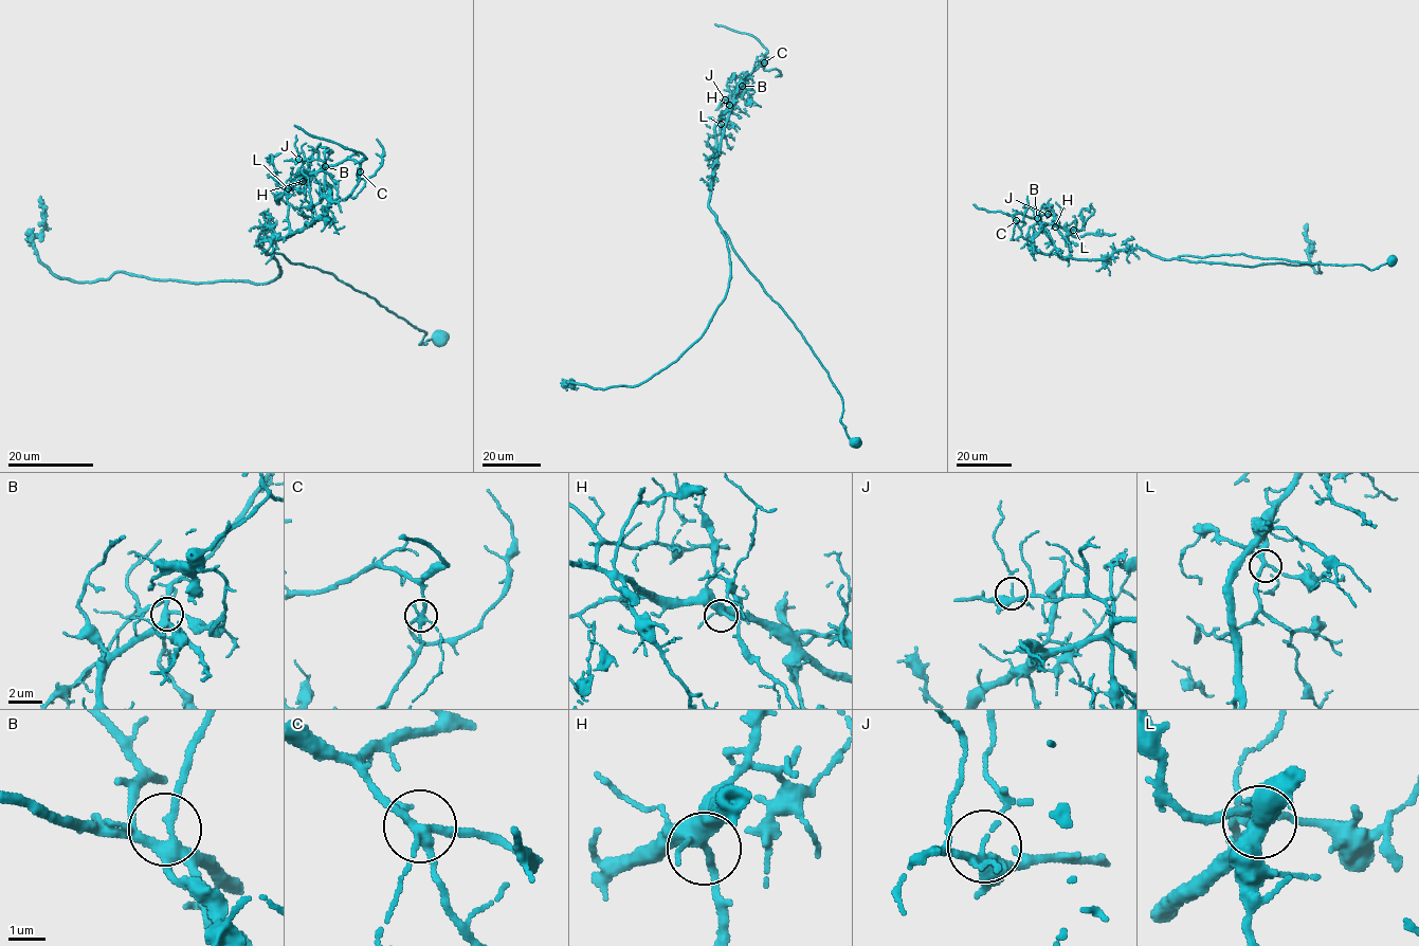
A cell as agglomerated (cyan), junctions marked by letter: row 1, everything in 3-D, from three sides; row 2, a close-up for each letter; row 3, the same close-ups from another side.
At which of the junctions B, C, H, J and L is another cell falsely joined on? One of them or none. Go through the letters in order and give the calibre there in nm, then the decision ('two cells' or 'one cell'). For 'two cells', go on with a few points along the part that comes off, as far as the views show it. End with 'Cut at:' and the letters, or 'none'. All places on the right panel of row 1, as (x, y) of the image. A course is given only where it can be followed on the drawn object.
B: 280 nm | one cell
C: 280 nm | two cells | (1016, 220), (1012, 216), (1021, 214), (1047, 223), (1080, 230), (1080, 211), (1089, 208), (1091, 203)
H: 380 nm | one cell
J: 300 nm | one cell
L: 220 nm | one cell
Cut at: C

